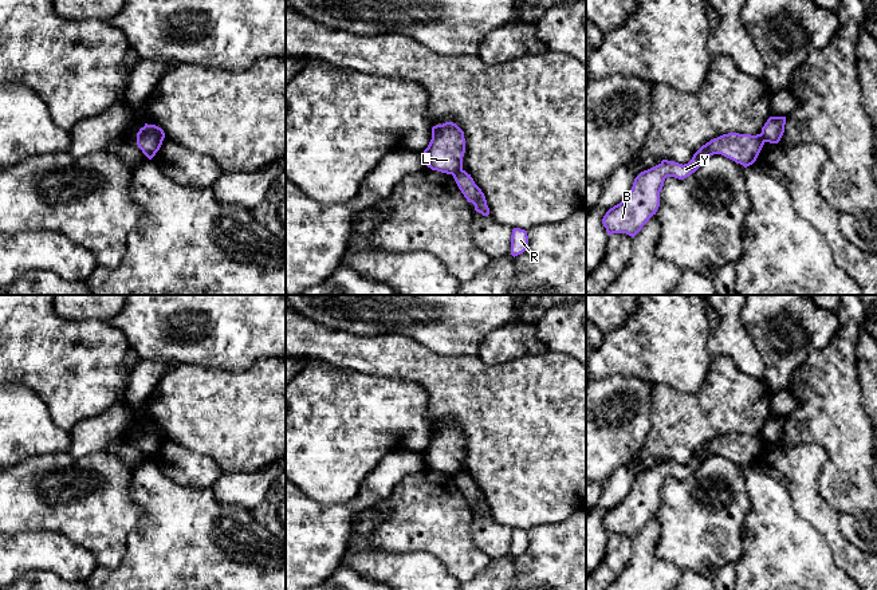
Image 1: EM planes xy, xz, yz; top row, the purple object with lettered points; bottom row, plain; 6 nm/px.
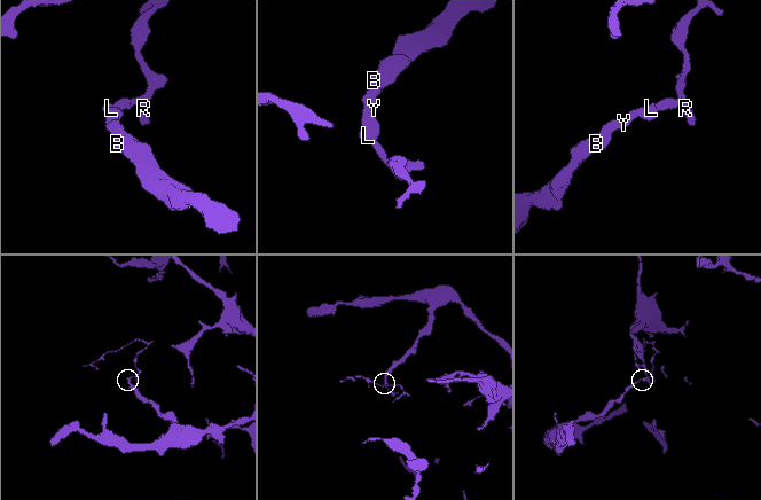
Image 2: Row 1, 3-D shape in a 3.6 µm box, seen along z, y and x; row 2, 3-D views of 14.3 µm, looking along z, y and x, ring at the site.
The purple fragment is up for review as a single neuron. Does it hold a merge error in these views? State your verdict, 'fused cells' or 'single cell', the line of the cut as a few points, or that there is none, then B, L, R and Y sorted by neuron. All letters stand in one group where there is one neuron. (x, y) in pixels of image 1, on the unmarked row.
fused cells; cut xz (461, 469), (452, 475); groups B L Y / R

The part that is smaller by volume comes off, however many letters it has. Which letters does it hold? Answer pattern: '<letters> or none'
R

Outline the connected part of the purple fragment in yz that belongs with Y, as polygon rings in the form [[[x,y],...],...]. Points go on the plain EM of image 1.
[[[728,433],[703,445],[688,464],[662,460],[658,465],[641,472],[628,496],[603,516],[602,524],[607,535],[626,534],[634,538],[656,515],[666,477],[684,480],[713,455],[721,455],[747,468],[756,461],[764,442],[760,434]]]

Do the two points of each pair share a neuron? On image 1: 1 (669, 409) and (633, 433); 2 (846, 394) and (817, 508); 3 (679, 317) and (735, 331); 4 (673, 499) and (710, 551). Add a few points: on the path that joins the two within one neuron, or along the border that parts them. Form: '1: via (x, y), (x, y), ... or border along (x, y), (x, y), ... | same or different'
1: border along (652, 392), (651, 427), (644, 445), (637, 452) | different
2: border along (822, 464), (818, 494), (838, 515) | different
3: border along (710, 331), (708, 353), (711, 356) | different
4: via (687, 512), (702, 527), (703, 538) | same

